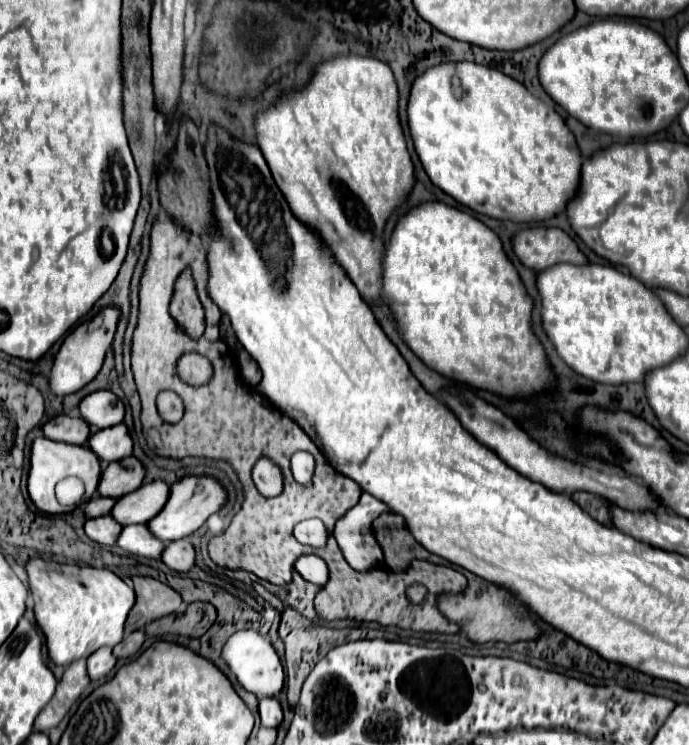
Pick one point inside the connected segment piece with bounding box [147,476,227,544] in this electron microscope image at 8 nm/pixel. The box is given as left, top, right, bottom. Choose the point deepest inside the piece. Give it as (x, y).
(193, 499)

